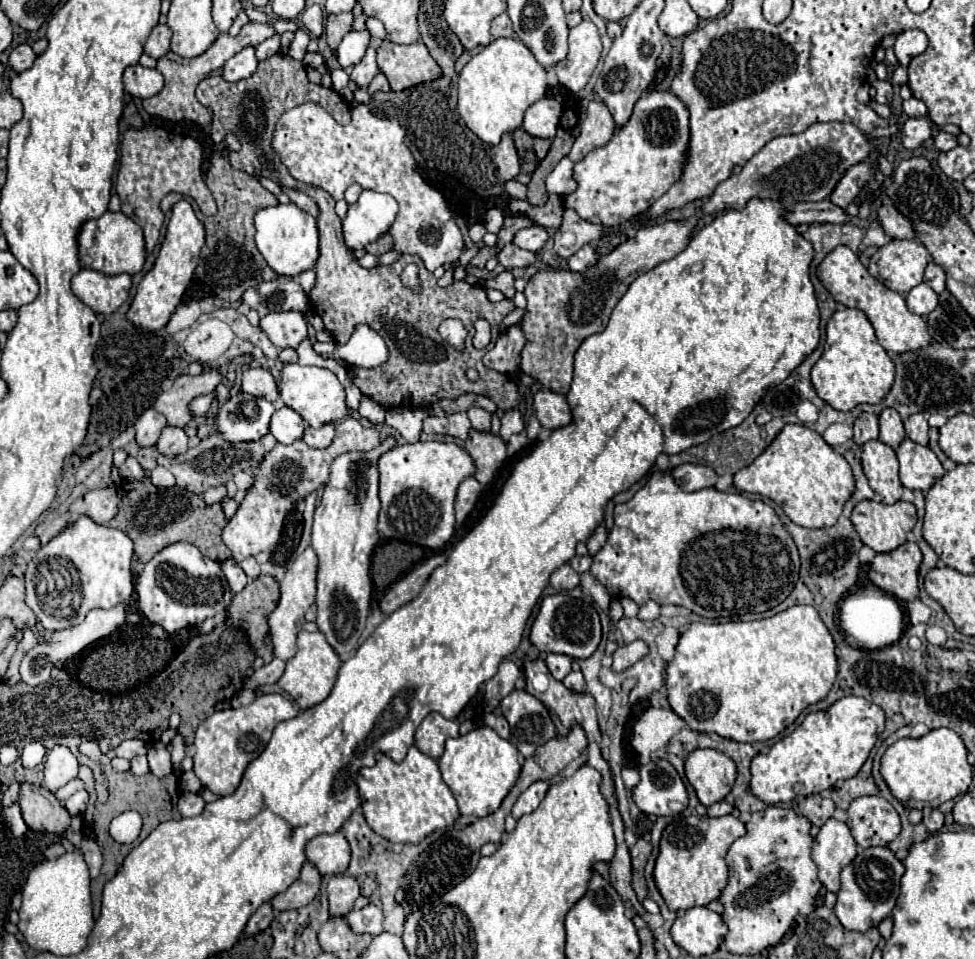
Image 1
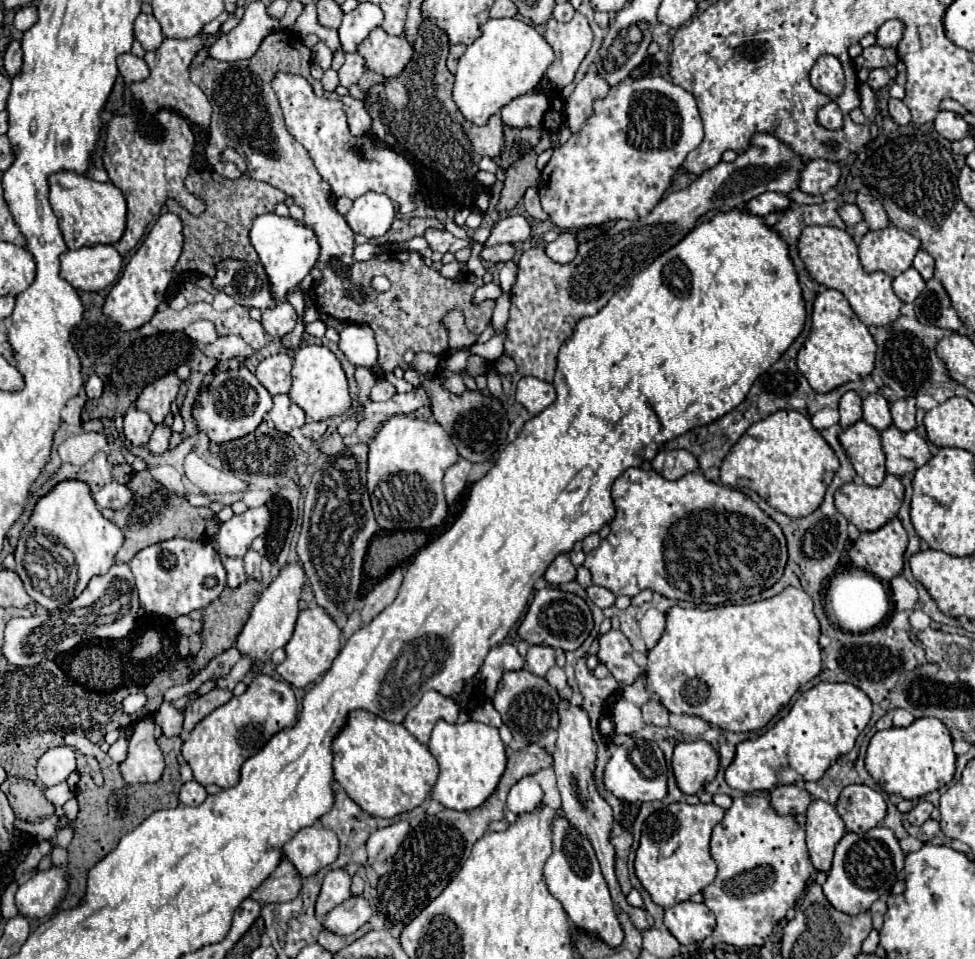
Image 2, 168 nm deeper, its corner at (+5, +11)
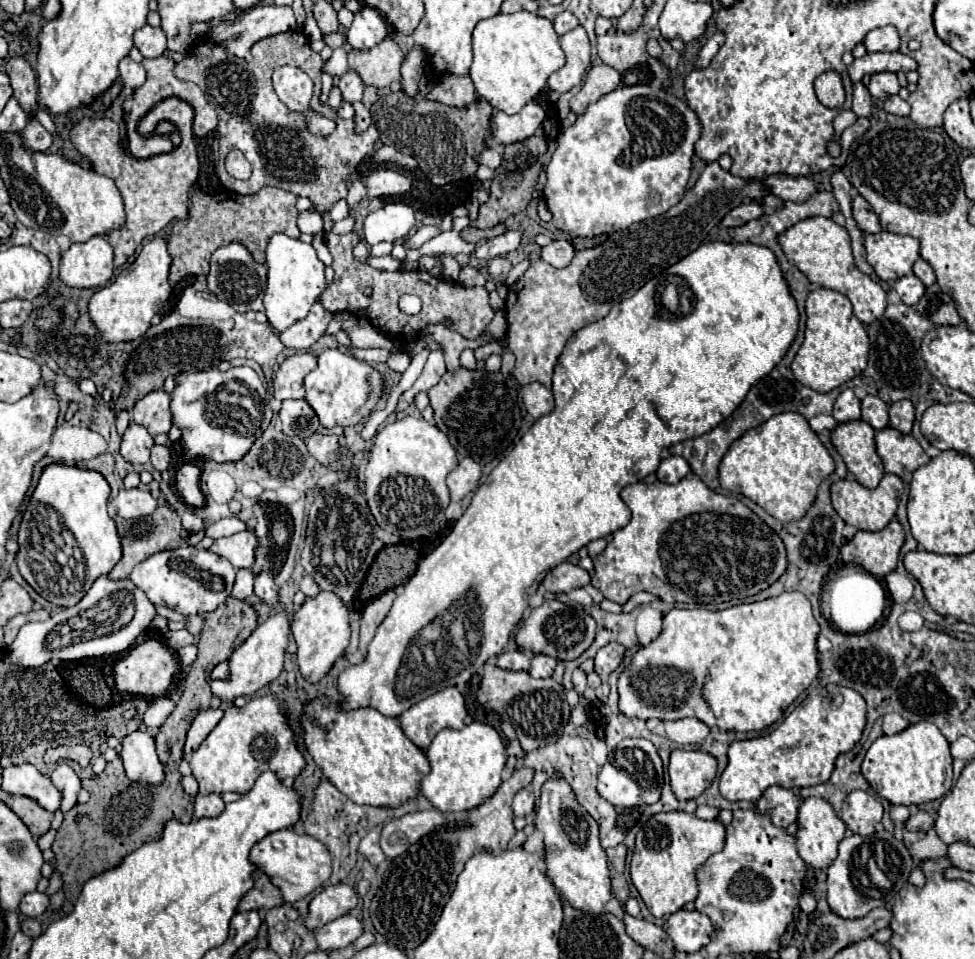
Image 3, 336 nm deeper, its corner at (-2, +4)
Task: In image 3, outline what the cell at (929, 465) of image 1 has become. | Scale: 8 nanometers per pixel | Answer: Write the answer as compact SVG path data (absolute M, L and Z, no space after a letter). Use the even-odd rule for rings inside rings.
M892 427L876 433L876 451L882 457L884 471L894 475L902 475L904 471L914 473L916 467L930 461L926 451L912 435L904 435Z

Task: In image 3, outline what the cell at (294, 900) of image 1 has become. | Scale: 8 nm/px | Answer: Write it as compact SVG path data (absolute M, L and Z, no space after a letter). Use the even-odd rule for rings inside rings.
M260 873L256 875L256 887L244 895L240 901L238 909L240 911L250 911L250 909L272 909L282 905L284 899L280 895L280 889L268 879L268 875Z

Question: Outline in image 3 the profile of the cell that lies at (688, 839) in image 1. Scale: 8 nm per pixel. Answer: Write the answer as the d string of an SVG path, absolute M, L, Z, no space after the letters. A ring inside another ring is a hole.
M684 811L658 813L650 817L636 835L636 849L630 863L630 877L642 901L654 917L668 917L694 901L698 895L696 869L712 853L724 847L724 825L718 819L704 821Z

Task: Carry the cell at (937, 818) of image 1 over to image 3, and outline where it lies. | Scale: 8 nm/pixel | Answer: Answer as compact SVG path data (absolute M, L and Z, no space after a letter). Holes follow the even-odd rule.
M916 811L908 821L906 829L908 831L928 831L934 827L934 817L928 811Z

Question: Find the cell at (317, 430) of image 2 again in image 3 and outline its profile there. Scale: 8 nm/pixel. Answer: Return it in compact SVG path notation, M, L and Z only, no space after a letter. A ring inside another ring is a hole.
M314 433L308 443L306 443L310 455L314 459L318 459L320 463L324 465L330 465L332 461L338 459L338 449L340 449L340 443L338 443L338 437L336 435L322 435L322 433Z

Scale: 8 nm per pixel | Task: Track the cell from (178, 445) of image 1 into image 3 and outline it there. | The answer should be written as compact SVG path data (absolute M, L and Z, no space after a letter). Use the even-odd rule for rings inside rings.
M154 445L150 461L158 471L166 471L170 465L170 455L172 455L172 451L166 445Z

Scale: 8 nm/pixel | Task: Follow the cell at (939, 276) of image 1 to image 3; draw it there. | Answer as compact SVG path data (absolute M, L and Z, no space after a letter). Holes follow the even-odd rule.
M918 259L918 261L914 263L914 275L916 275L926 287L930 287L930 285L936 283L936 275L934 275L930 263L924 261L924 259Z

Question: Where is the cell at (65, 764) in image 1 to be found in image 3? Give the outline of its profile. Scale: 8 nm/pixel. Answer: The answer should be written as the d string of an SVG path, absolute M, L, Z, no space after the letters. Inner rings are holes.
M58 763L54 773L50 775L50 779L62 791L62 797L64 797L60 810L63 814L68 813L76 805L76 795L80 789L80 779L78 779L76 771L68 763Z

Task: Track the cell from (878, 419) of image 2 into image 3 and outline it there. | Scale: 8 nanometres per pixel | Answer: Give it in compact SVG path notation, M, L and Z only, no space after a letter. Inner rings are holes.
M866 395L862 399L862 419L876 431L882 431L888 427L888 405L874 395Z

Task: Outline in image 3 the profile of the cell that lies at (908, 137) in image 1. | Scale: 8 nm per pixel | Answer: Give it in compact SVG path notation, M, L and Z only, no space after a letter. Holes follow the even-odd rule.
M892 95L890 99L884 101L884 111L892 113L892 115L900 115L900 117L908 117L910 115L910 105L900 99L898 95Z

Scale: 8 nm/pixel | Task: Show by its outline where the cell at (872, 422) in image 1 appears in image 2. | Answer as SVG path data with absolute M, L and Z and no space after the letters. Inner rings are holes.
M853 390L845 392L839 400L839 424L841 424L841 428L847 428L849 424L855 424L861 418L863 418L861 396Z

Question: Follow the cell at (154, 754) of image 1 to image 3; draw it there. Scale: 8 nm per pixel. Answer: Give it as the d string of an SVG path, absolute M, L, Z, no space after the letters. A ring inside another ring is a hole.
M134 731L122 739L122 753L120 759L124 761L124 769L130 781L136 783L164 783L164 765L158 759L154 739L148 733Z

